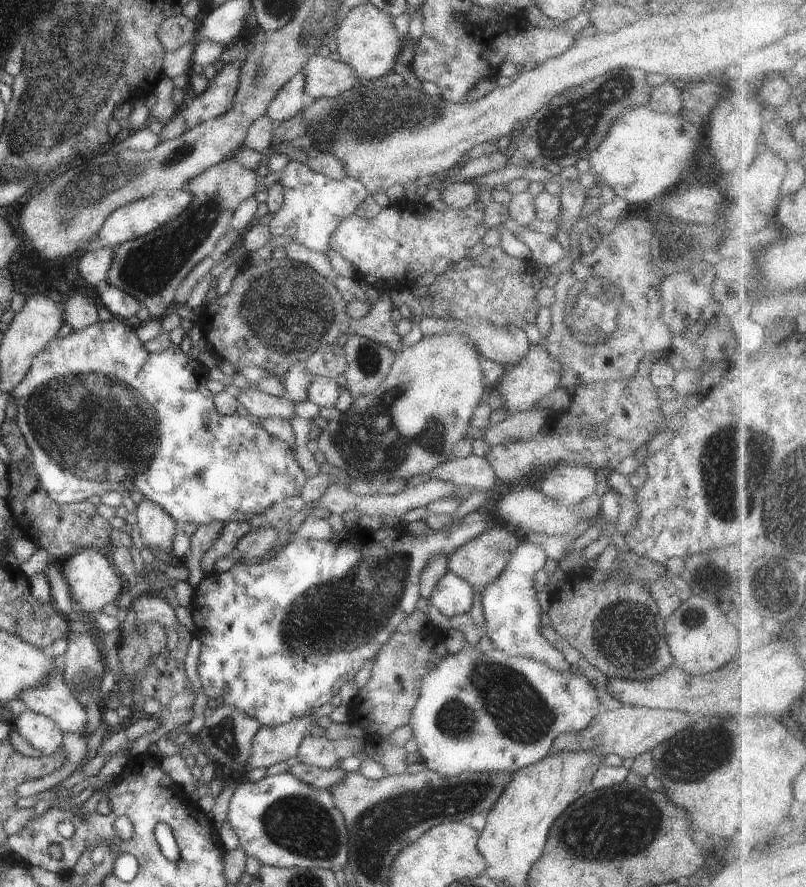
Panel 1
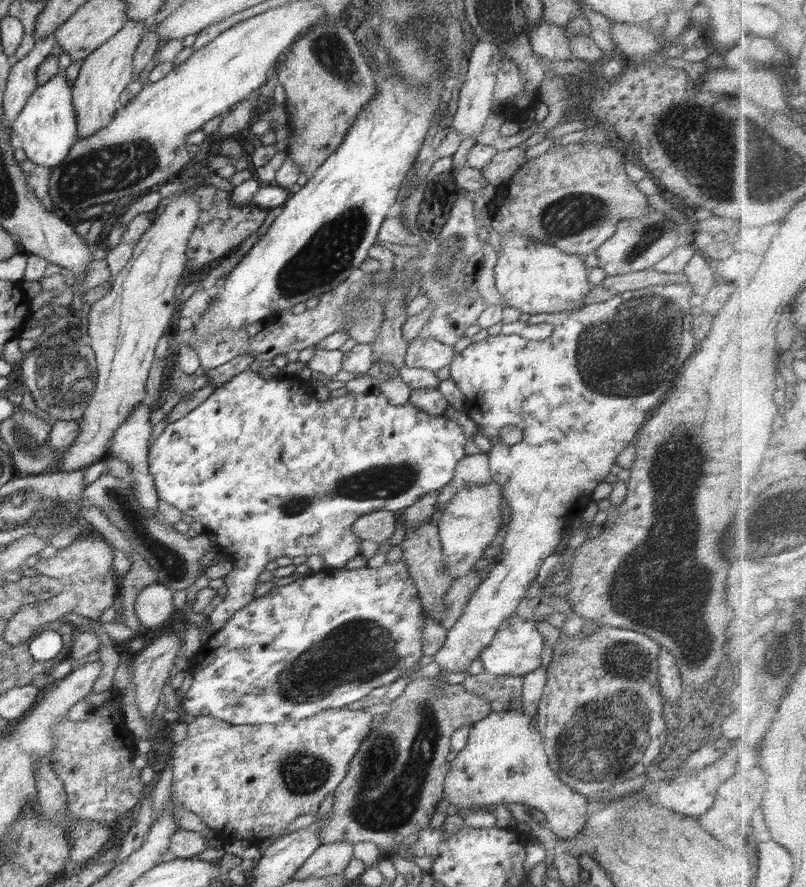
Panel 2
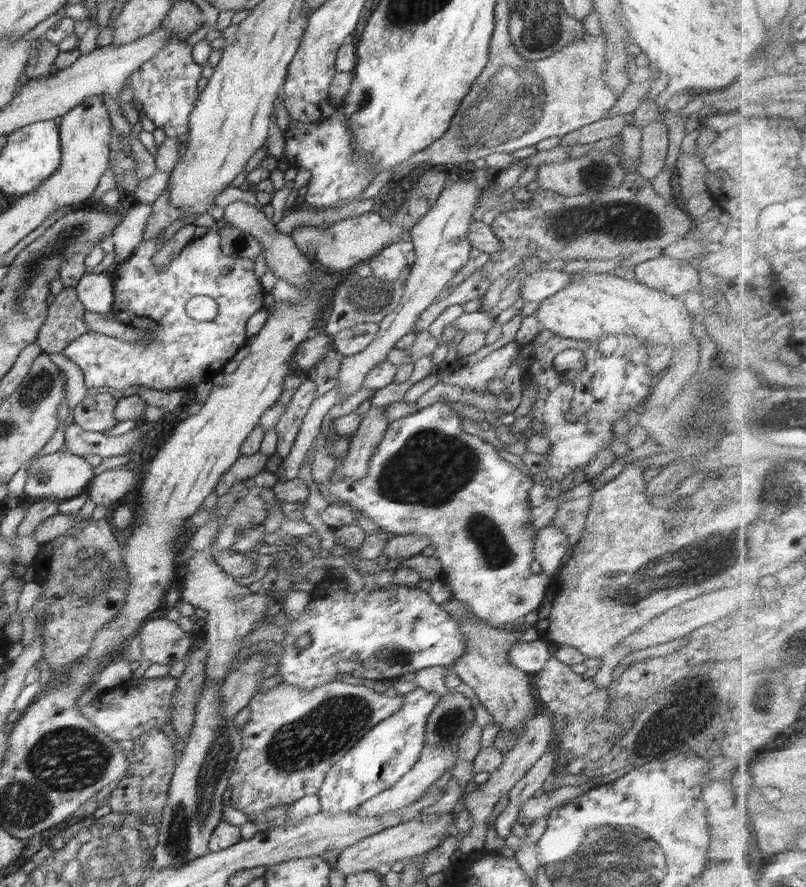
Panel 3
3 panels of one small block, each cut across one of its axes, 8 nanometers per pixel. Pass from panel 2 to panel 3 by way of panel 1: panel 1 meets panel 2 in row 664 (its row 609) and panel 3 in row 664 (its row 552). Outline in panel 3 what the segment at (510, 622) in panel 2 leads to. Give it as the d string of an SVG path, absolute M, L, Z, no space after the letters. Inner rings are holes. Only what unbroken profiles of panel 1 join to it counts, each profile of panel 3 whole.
M542 638L534 640L534 642L517 641L510 648L509 656L516 668L531 675L544 669L546 662L552 658L546 642Z

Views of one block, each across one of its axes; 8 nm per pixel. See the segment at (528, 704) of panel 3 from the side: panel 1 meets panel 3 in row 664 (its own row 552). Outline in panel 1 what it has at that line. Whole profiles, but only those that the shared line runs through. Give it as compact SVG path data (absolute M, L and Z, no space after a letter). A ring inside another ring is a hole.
M494 525L493 528L484 530L478 538L466 542L462 548L452 552L447 558L447 572L456 574L473 588L482 590L502 574L502 570L510 562L514 550L518 548L518 544L516 533L508 532L506 528L499 528Z

